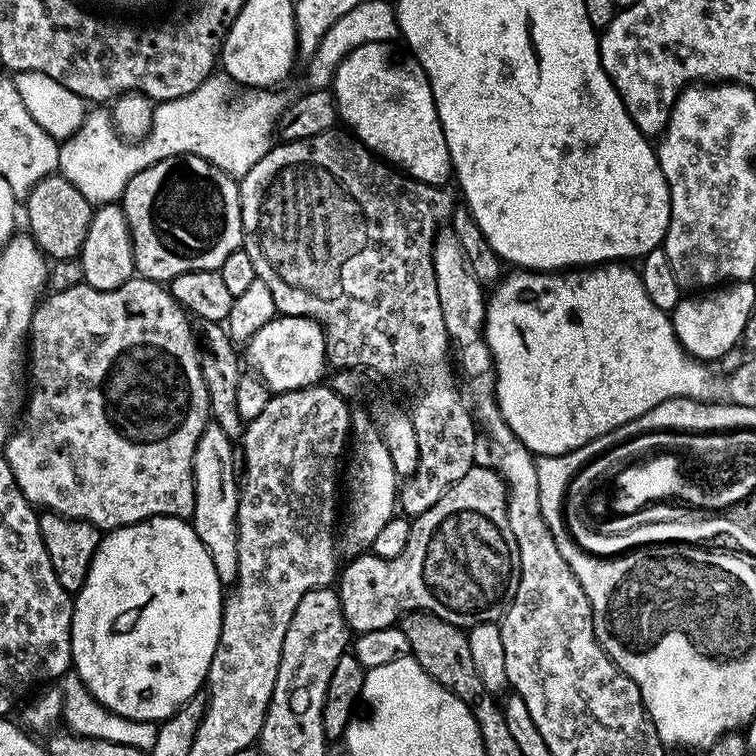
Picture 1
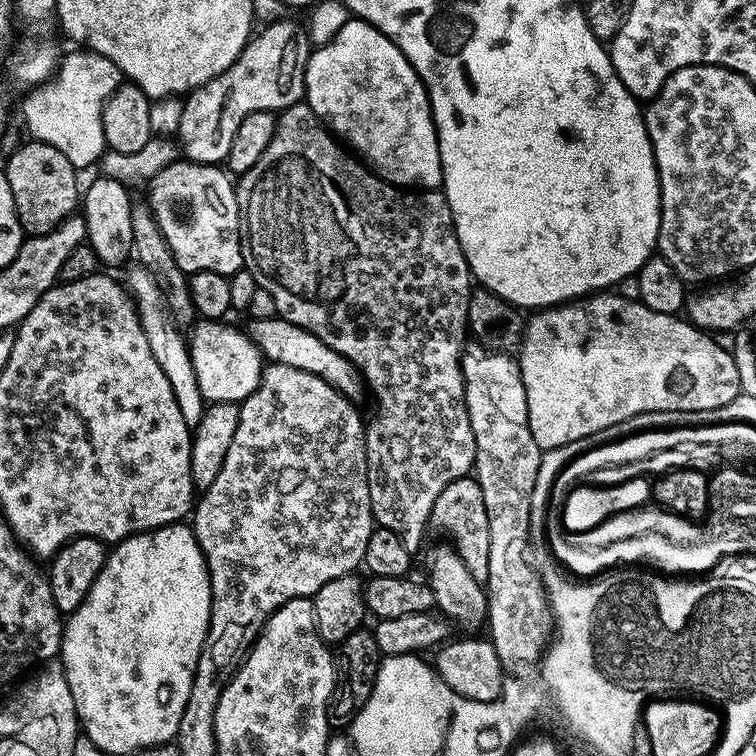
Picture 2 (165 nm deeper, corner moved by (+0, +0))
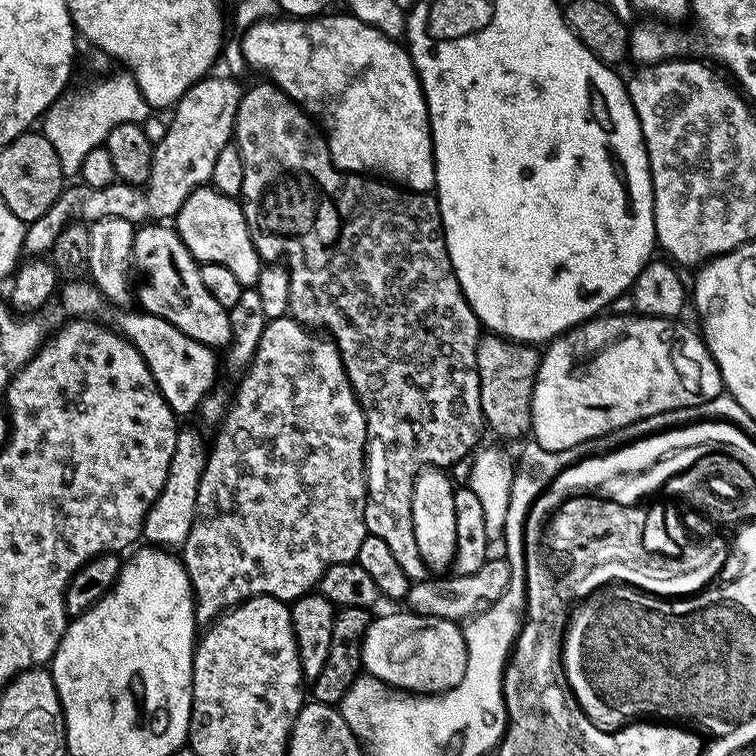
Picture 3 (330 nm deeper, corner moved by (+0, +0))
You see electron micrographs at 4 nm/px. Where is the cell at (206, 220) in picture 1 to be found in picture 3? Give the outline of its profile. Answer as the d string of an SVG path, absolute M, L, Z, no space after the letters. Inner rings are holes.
M211 186L195 188L186 198L186 202L182 202L174 217L174 227L186 250L190 250L197 262L226 266L226 270L233 272L234 278L238 278L243 288L256 287L262 261L250 238L250 230L239 199L222 194Z

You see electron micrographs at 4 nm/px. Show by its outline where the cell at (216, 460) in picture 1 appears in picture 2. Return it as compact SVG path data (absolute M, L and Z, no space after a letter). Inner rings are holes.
M132 266L128 272L128 280L126 279L126 287L132 299L136 301L136 312L140 315L146 342L150 342L150 354L154 354L154 362L158 362L158 366L162 366L162 374L166 374L166 378L170 382L170 390L174 390L178 410L182 410L182 418L188 424L189 429L194 430L204 414L206 401L198 390L198 378L194 374L185 333L184 336L180 333L183 331L178 327L172 312L162 298L162 290L158 290L158 286L147 268Z

